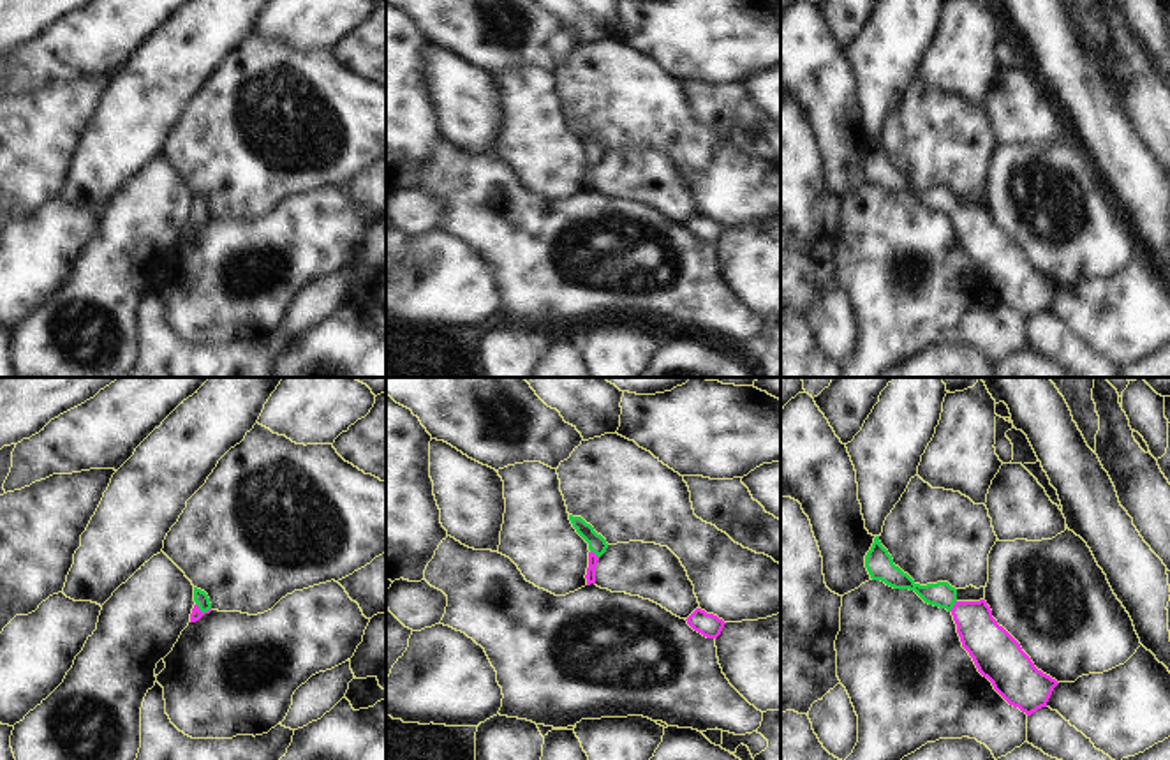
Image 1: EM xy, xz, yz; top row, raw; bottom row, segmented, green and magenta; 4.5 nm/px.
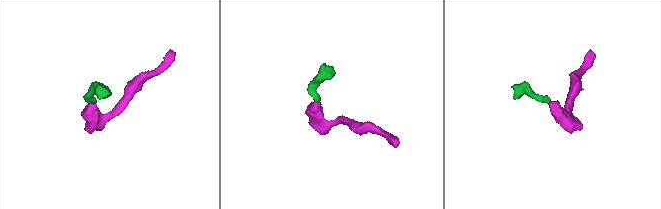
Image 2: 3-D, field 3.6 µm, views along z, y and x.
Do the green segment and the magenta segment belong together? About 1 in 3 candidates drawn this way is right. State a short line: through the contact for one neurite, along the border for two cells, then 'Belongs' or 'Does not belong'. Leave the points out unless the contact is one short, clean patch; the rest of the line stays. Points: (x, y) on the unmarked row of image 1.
Line: yz (941, 200), (954, 208), (989, 249). Belongs

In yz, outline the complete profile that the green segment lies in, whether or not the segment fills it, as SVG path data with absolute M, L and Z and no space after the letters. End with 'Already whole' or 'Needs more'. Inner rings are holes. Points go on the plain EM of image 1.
M879 141L874 143L865 160L865 173L872 185L881 185L893 194L915 196L925 208L946 213L953 220L962 252L973 263L978 277L1010 310L1027 321L1047 312L1059 287L1034 272L1020 249L992 222L985 205L959 206L957 194L948 187L916 189L893 169Z. Needs more

